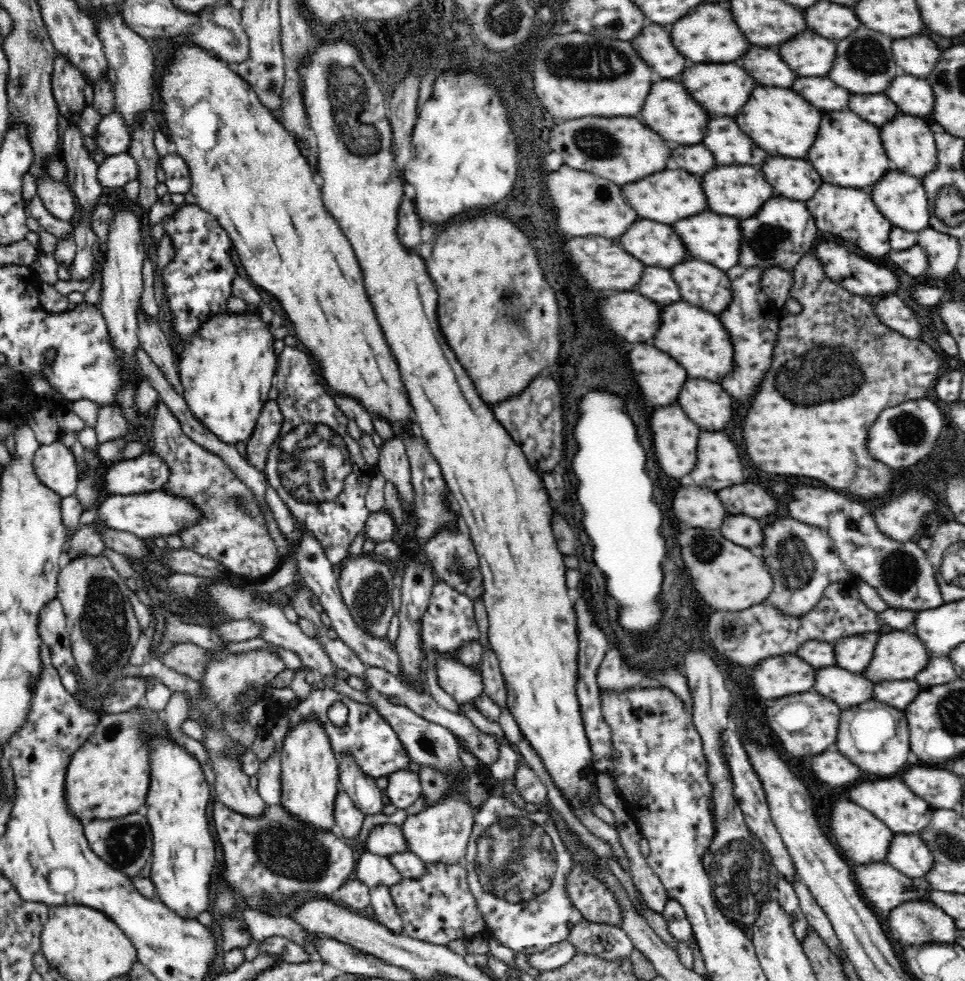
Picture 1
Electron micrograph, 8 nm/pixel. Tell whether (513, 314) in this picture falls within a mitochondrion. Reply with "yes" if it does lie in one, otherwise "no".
yes

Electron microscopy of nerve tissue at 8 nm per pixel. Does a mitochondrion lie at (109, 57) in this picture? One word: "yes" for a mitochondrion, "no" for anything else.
no

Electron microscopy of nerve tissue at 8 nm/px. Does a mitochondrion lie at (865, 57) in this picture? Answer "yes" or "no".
yes

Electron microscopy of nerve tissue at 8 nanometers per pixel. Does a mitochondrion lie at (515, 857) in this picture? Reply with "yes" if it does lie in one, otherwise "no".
yes

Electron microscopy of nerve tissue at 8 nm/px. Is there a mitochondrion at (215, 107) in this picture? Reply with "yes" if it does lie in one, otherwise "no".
no

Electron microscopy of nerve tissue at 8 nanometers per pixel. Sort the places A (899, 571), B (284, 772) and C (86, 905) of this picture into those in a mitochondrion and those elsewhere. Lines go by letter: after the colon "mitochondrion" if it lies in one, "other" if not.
A: mitochondrion
B: other
C: other

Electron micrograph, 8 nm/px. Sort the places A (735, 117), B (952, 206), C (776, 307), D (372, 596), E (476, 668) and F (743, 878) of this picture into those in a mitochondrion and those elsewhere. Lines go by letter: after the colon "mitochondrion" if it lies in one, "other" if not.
A: other
B: mitochondrion
C: other
D: mitochondrion
E: other
F: mitochondrion

